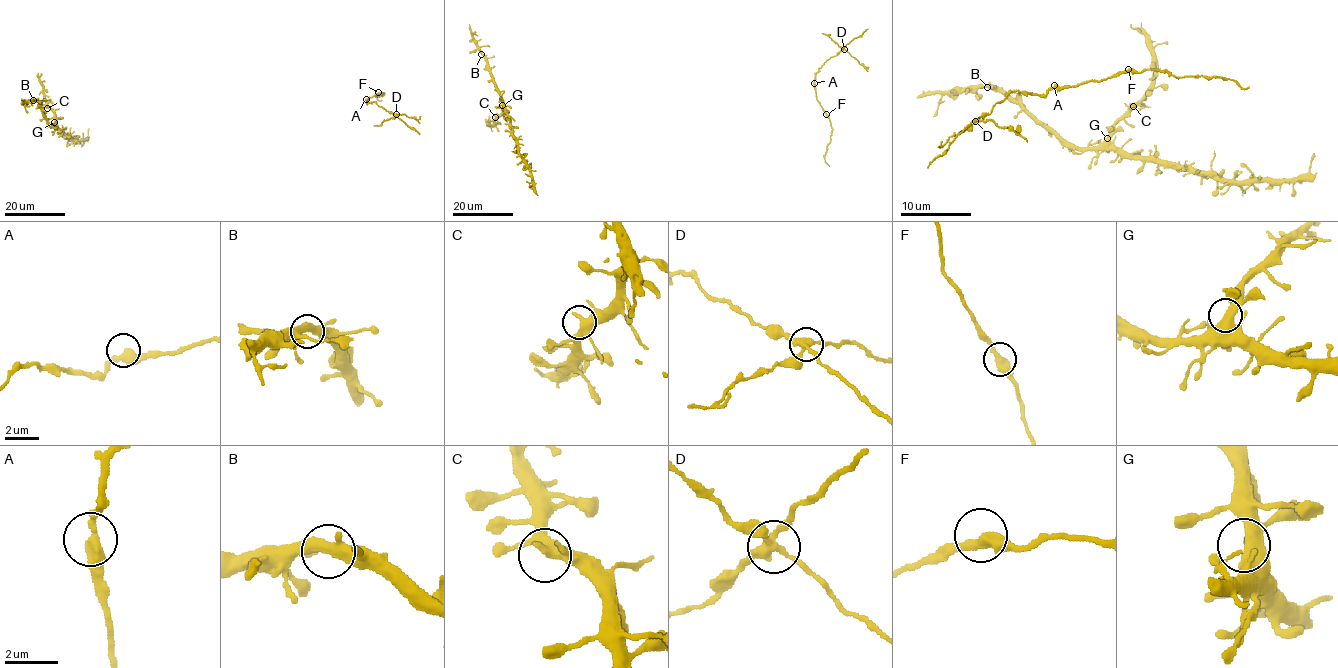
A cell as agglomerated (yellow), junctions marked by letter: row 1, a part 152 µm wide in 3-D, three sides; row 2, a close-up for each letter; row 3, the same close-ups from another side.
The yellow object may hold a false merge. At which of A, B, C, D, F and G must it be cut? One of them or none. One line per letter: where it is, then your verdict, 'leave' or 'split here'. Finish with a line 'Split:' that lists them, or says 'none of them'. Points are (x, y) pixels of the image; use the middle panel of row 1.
A: at (814, 83); leave
B: at (481, 54); leave
C: at (495, 117); leave
D: at (844, 49); split here
F: at (826, 114); leave
G: at (502, 105); leave
Split: D

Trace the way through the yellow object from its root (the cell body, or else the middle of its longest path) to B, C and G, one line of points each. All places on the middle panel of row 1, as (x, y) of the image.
B: (536, 170), (530, 169), (519, 153), (510, 117), (481, 54)
C: (536, 170), (530, 169), (519, 153), (508, 112), (503, 108), (495, 117)
G: (536, 170), (530, 169), (519, 153), (510, 117), (502, 105)

